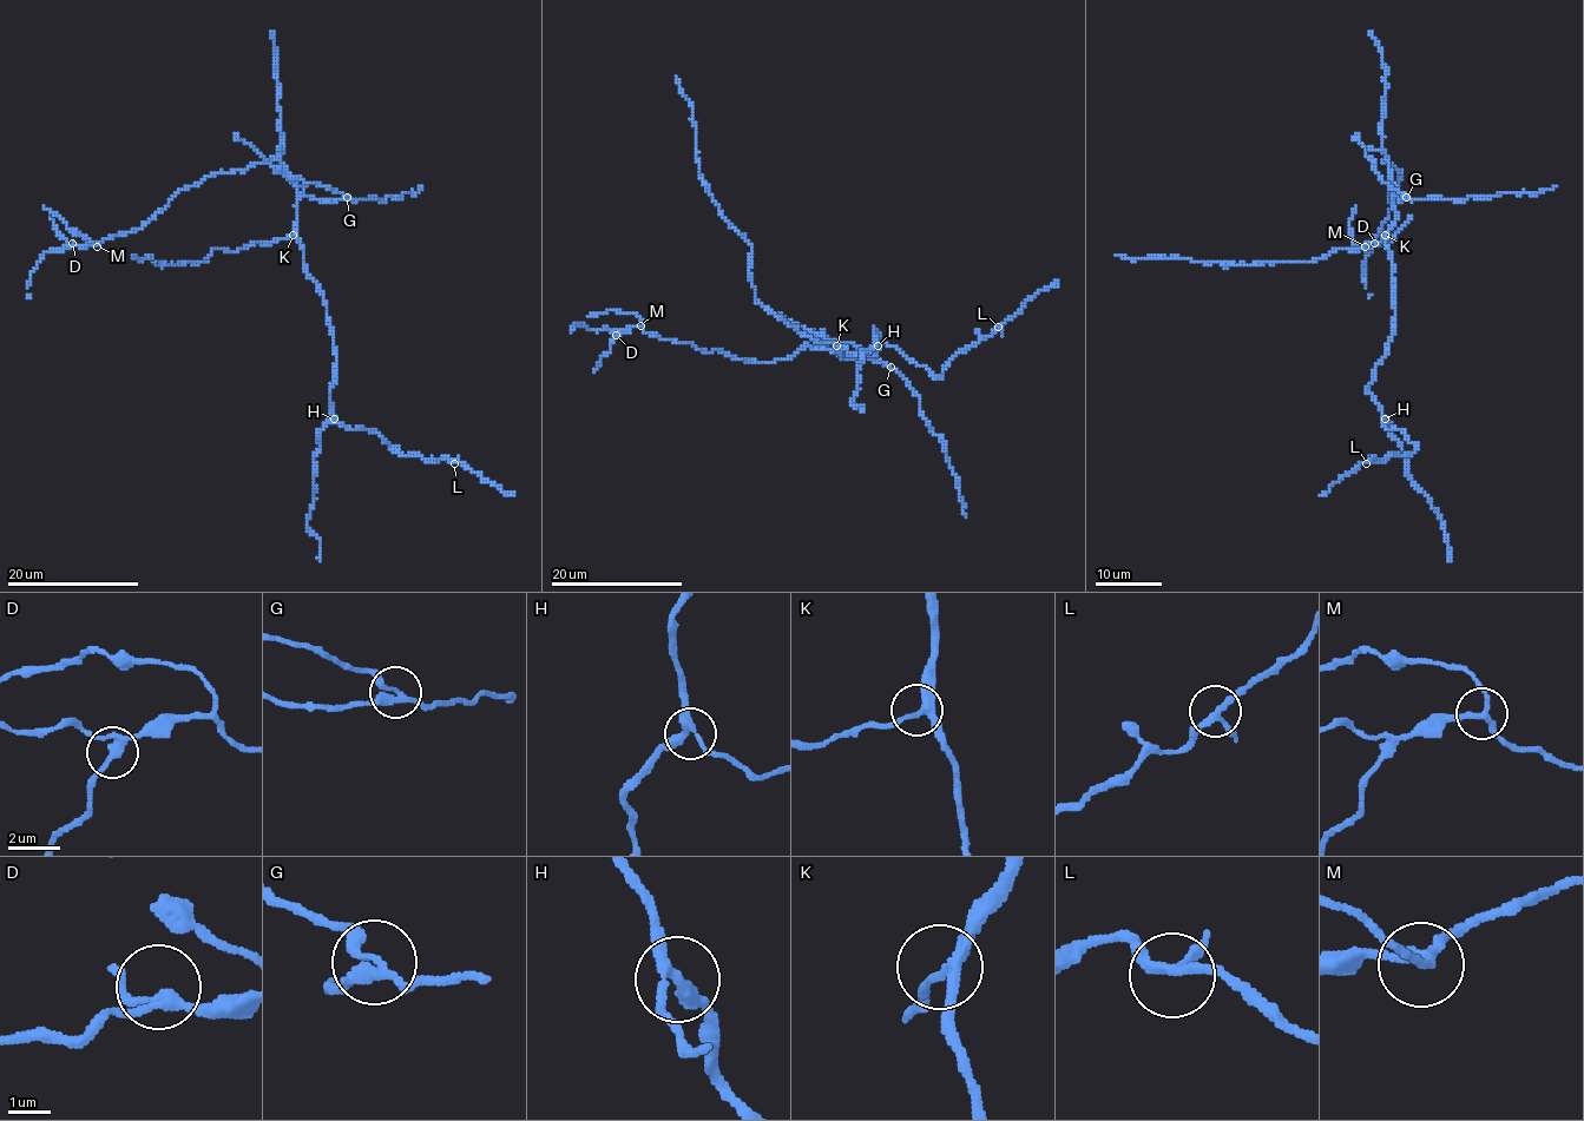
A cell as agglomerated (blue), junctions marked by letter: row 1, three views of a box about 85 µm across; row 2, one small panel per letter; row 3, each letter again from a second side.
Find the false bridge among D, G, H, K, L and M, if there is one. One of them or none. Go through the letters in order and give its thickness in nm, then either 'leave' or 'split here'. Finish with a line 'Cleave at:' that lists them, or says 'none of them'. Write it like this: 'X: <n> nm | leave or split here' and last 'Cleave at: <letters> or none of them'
D: 240 nm | leave
G: 200 nm | split here
H: 280 nm | leave
K: 240 nm | leave
L: 200 nm | leave
M: 200 nm | leave
Cleave at: G

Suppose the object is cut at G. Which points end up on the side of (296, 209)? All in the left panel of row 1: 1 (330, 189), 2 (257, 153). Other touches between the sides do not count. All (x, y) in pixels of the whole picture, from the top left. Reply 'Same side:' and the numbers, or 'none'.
Same side: none

